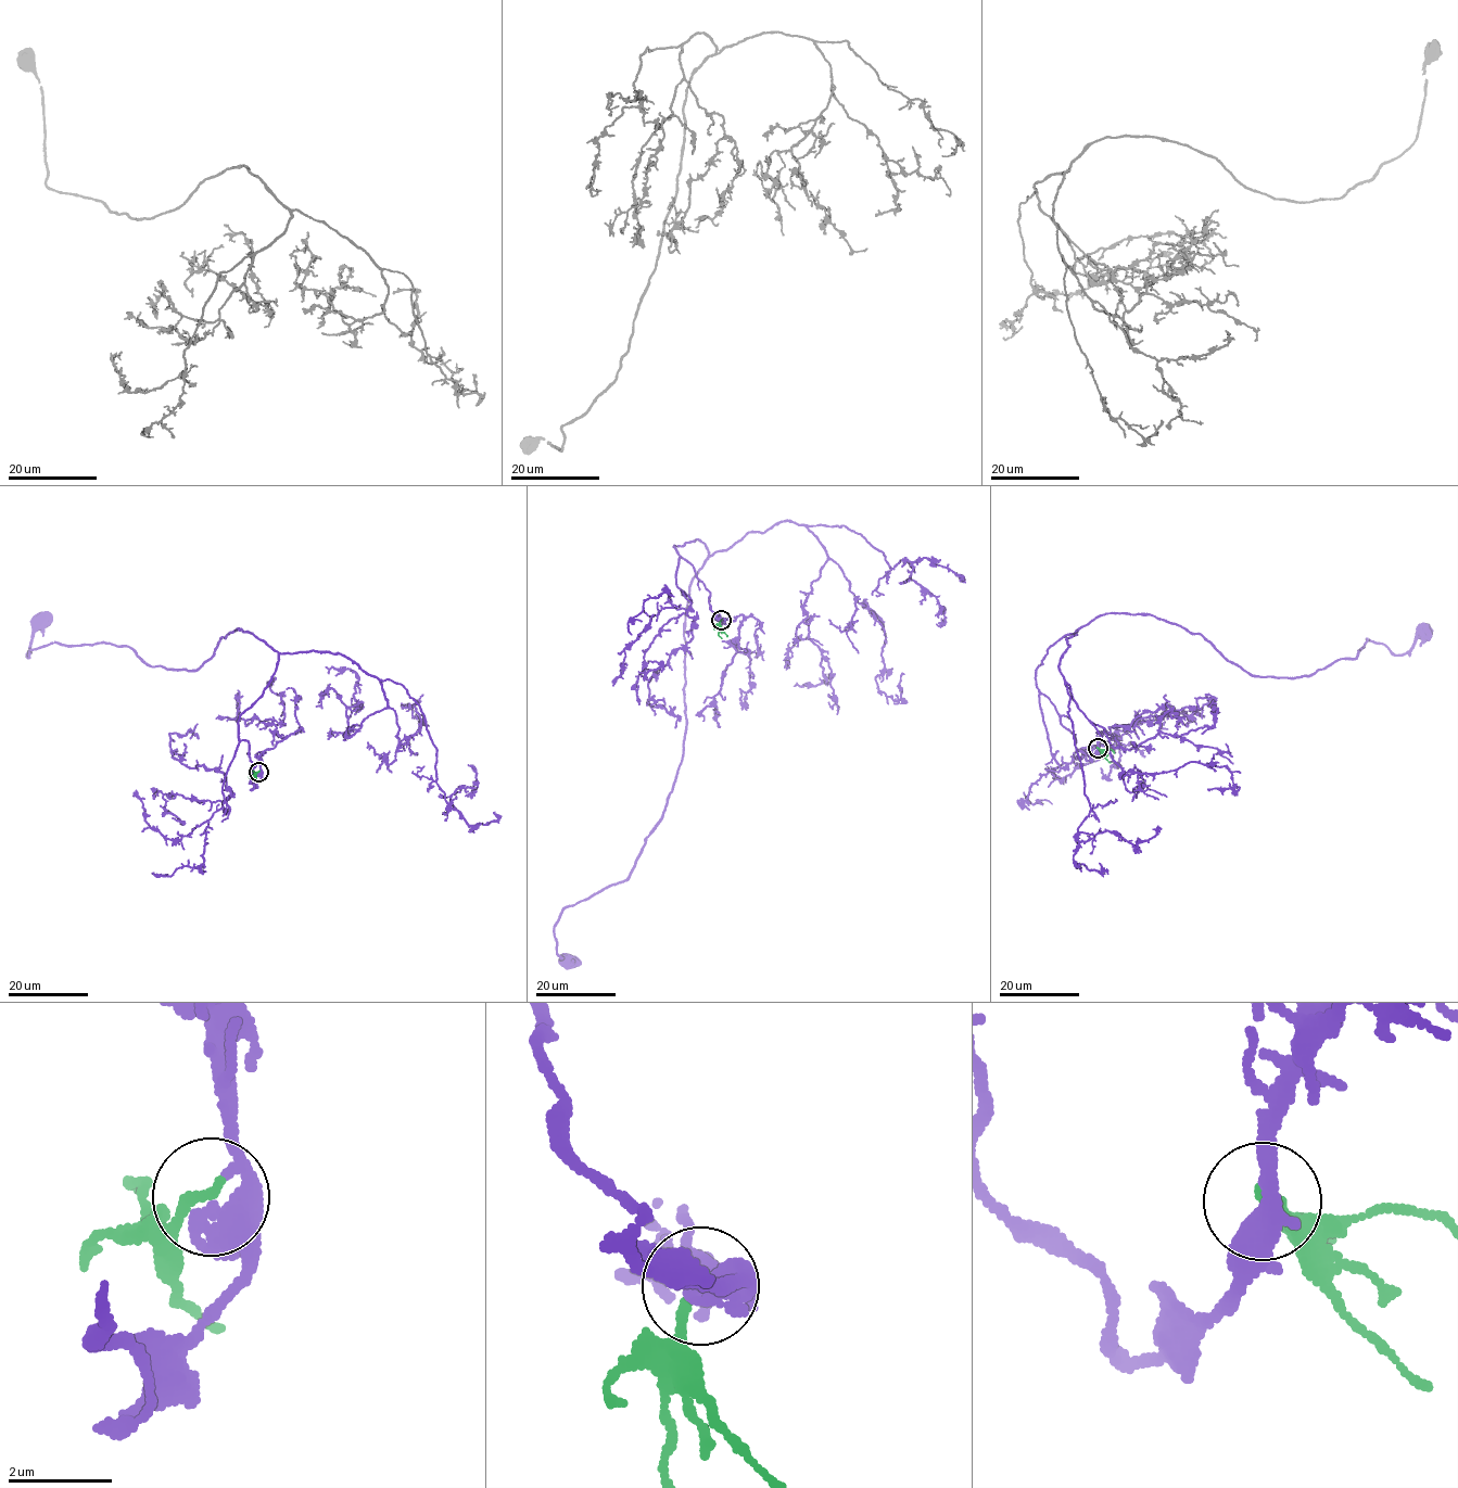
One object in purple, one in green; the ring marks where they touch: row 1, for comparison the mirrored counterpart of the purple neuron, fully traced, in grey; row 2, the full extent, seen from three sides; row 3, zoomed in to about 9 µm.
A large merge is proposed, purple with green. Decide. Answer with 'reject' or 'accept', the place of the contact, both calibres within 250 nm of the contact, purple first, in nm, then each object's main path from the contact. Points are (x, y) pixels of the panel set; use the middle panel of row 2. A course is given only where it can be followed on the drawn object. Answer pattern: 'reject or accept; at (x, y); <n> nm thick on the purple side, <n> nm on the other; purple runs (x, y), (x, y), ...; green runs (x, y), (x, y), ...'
accept; at (721, 620); 320 nm thick on the purple side, 200 nm on the other; purple runs (721, 620), (673, 545), (708, 551), (685, 618), (683, 755), (630, 875), (565, 906), (569, 959); green runs (721, 620), (721, 631), (727, 636)

